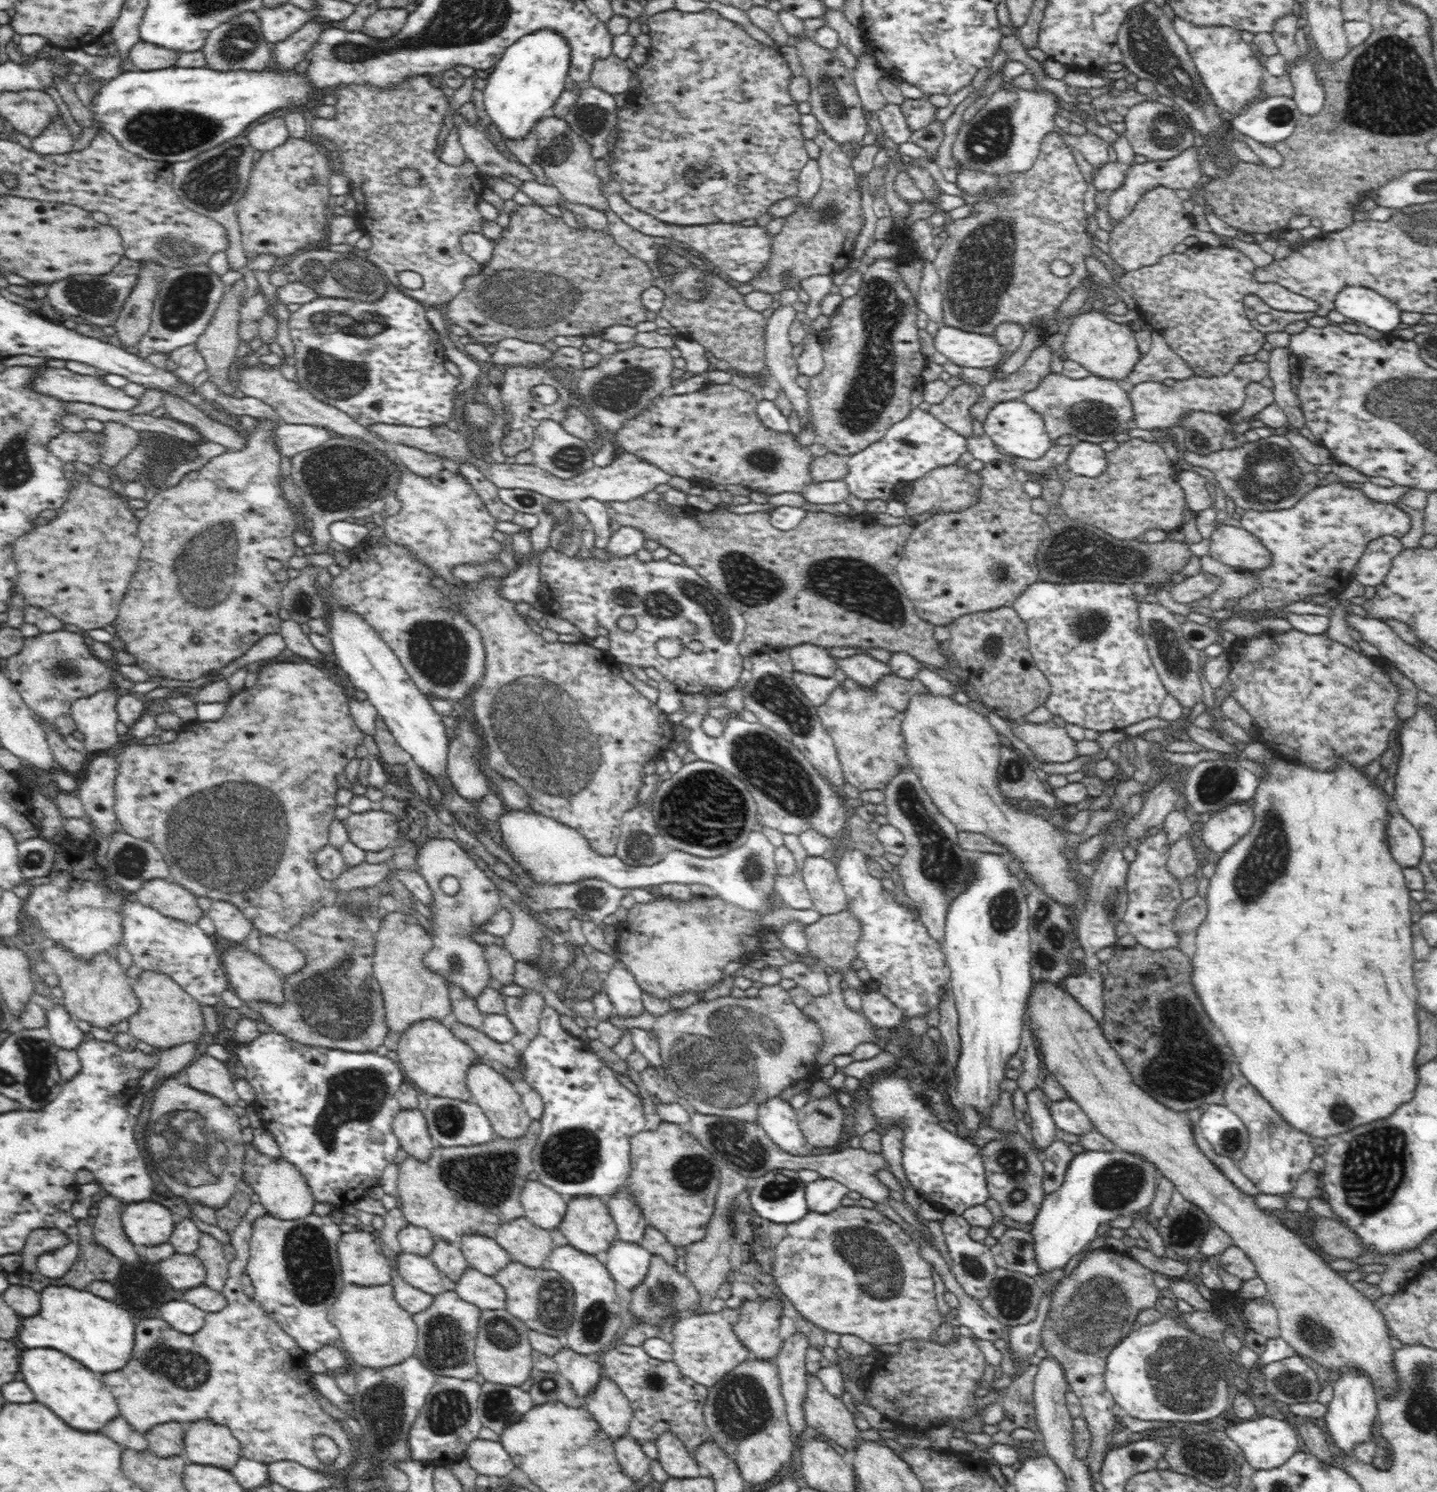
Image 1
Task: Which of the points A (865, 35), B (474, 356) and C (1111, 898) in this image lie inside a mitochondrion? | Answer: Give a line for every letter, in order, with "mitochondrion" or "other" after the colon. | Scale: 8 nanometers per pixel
A: other
B: other
C: mitochondrion

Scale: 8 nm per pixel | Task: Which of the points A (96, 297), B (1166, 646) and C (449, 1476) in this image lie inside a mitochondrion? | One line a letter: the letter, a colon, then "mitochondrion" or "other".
A: mitochondrion
B: mitochondrion
C: other

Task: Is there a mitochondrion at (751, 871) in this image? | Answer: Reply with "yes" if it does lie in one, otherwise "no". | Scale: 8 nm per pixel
yes

